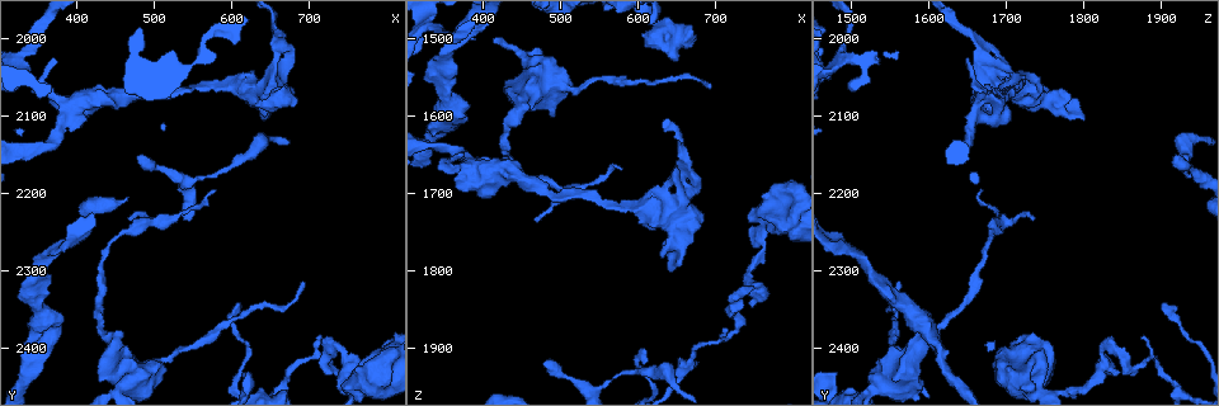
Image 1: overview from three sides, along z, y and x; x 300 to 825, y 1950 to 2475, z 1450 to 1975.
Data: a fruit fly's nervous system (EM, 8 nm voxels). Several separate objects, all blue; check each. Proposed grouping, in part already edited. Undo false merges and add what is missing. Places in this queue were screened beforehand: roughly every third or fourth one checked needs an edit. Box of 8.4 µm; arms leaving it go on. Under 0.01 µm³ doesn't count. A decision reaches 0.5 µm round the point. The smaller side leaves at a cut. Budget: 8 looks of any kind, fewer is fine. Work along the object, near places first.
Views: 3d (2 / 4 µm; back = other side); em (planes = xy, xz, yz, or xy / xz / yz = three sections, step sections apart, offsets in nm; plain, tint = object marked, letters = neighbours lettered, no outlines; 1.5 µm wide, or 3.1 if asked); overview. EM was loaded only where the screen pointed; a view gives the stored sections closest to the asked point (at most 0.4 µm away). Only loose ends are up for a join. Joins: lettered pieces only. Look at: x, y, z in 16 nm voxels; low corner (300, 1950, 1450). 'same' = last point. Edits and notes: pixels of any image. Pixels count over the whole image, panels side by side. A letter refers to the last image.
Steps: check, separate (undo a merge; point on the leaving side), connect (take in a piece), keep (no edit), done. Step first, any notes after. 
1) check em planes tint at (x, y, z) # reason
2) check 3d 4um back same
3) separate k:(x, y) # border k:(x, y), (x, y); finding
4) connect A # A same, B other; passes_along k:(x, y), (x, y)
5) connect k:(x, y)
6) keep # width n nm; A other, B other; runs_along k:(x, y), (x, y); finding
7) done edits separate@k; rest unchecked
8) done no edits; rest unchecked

check em yz step 4 letters at (675, 2010, 1675)

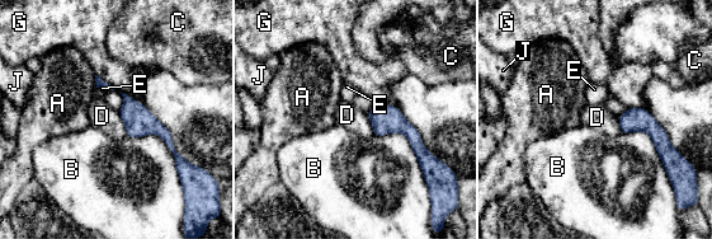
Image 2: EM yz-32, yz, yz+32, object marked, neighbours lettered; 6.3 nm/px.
keep # A other, B other, C other, D other, E other, G other, J other; border 2:(118, 111), (127, 136); no lettered piece goes on from it

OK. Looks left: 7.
check 3d 4um at (645, 2105, 1800) # an open end

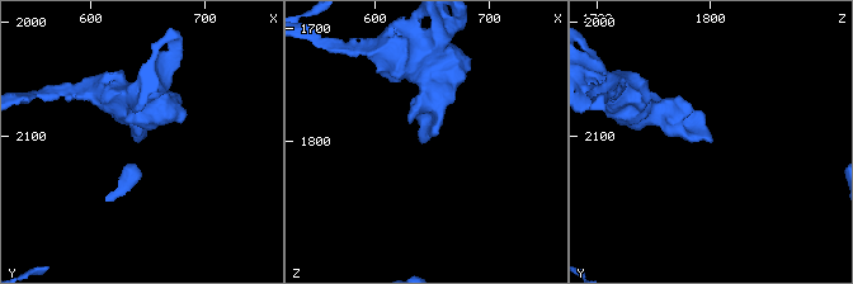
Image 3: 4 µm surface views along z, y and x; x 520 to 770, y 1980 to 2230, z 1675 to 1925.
check em planes letters at (642, 2102, 1802)

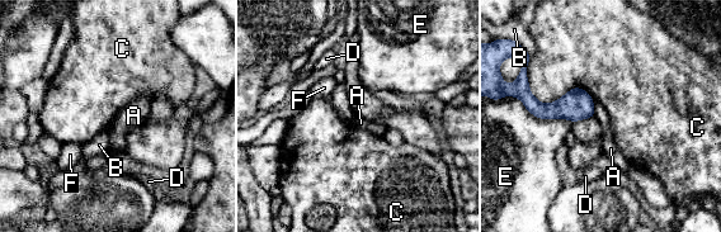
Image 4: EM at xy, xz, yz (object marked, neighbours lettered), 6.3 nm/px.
keep # A other, B other, C other, D other, E other, F other; border 4:(526, 76), (542, 103), (593, 98); no lettered piece goes on from it

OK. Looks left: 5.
check em xy step 4 tint at (475, 2155, 1920) # branch stops here

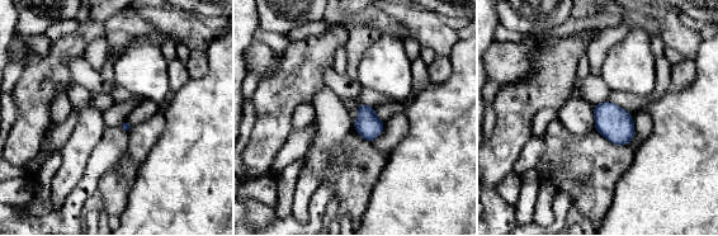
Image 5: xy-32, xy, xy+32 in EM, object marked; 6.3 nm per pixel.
check em xy step 4 letters same # what lies round it

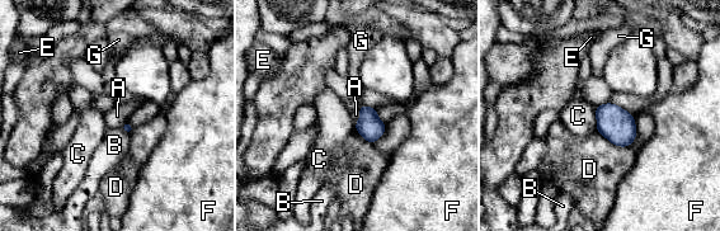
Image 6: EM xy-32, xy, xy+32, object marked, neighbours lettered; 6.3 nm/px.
keep # A other, B other, C other, D other, E other, F other, G other; border 6:(594, 107), (597, 130); none of them fits

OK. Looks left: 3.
done no edits; rest unchecked

